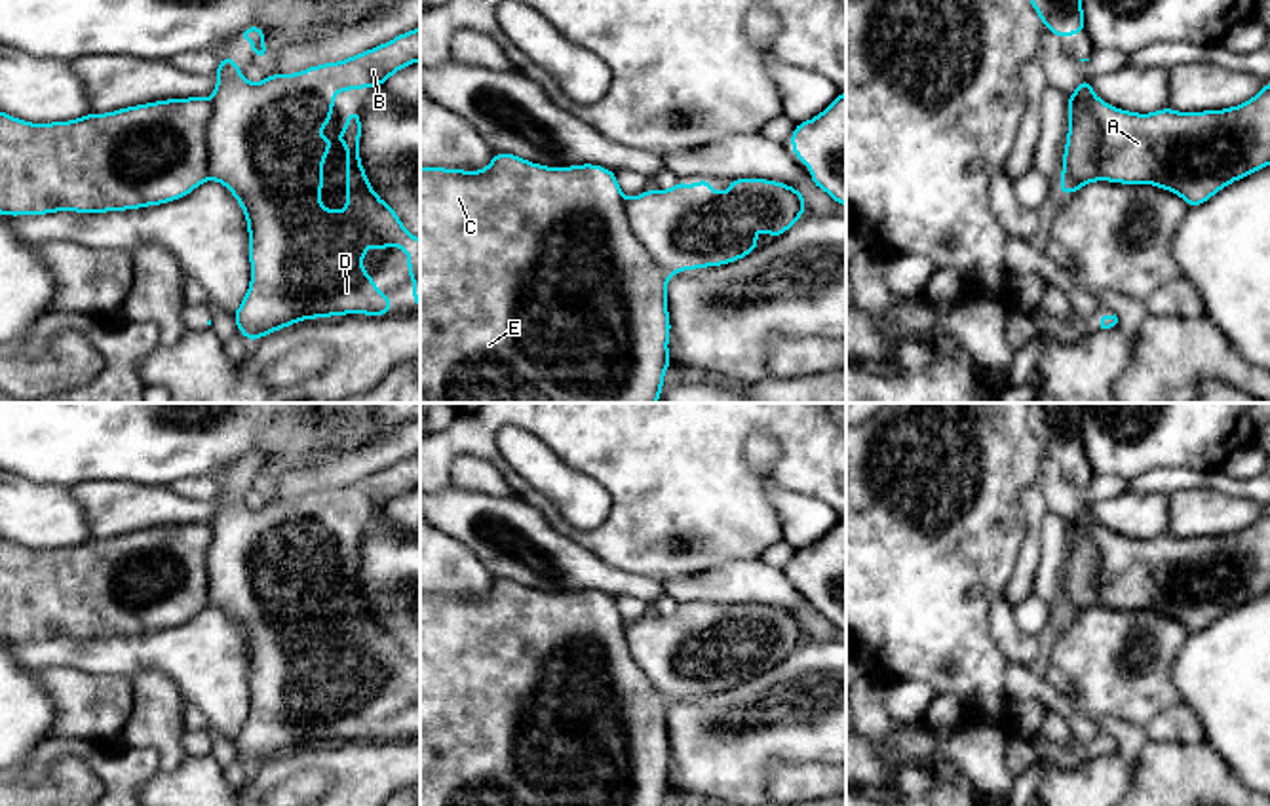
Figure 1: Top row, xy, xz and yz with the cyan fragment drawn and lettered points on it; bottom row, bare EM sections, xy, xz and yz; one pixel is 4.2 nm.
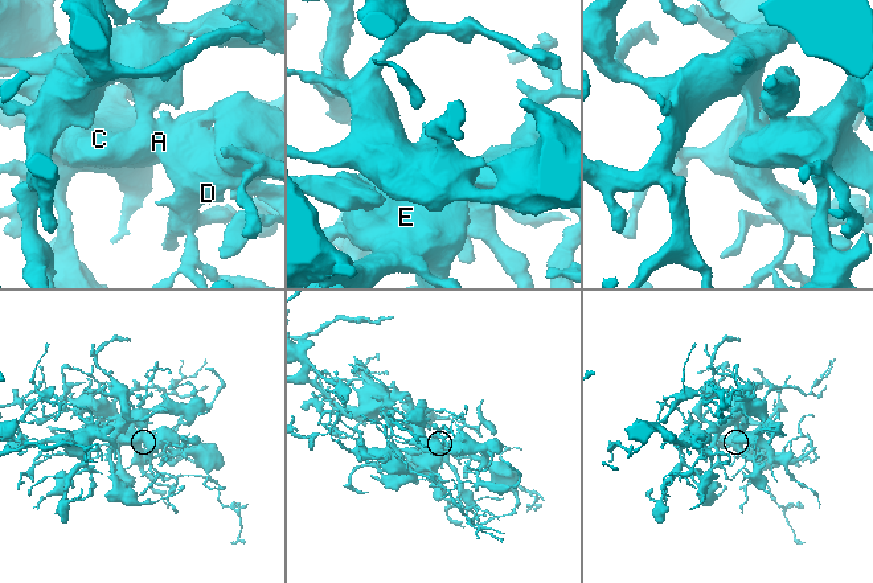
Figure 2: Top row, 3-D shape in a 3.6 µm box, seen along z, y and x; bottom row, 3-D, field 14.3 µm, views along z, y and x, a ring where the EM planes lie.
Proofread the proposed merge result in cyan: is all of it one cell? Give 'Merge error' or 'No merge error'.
No merge error

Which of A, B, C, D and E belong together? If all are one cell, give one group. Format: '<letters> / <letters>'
A B C D E

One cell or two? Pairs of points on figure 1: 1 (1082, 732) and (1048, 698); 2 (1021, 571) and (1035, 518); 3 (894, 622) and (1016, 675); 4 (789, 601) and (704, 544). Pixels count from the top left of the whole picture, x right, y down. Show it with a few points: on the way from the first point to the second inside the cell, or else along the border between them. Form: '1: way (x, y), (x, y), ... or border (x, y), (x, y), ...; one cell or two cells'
1: way (1077, 723), (1058, 704); one cell
2: way (1027, 557), (1033, 531); one cell
3: border (1006, 664), (1004, 694), (1010, 700); two cells
4: border (759, 557), (734, 557), (689, 576); two cells

